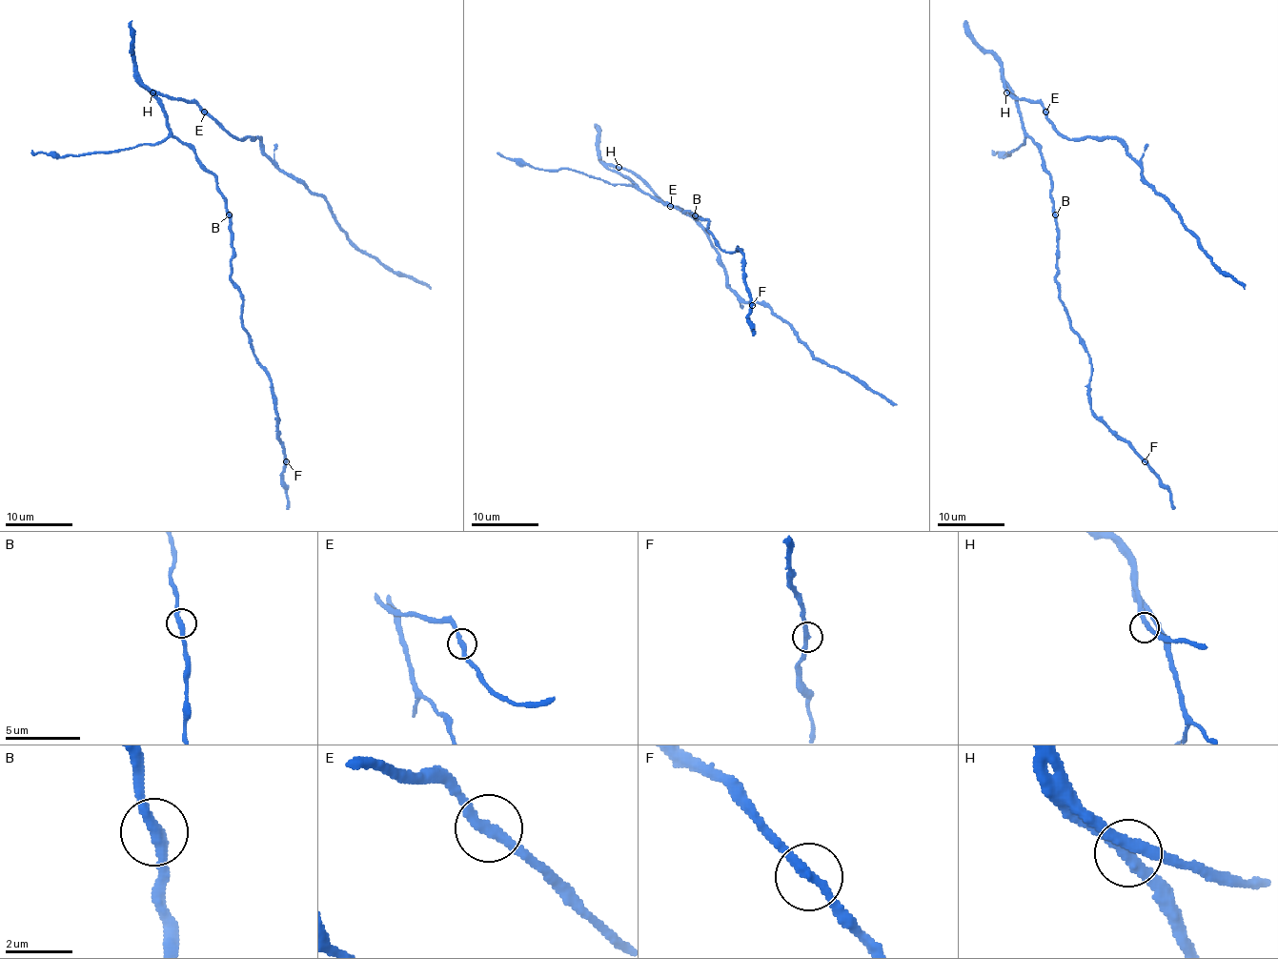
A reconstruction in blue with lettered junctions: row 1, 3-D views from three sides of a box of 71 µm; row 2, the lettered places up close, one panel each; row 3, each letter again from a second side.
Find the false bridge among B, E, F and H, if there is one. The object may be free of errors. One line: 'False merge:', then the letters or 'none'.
False merge: none

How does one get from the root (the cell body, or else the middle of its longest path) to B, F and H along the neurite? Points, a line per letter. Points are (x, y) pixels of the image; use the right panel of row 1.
B: (1020, 113), (1022, 129), (1040, 151), (1042, 166), (1050, 175), (1050, 197), (1055, 214)
F: (1020, 113), (1022, 129), (1040, 151), (1051, 182), (1055, 282), (1070, 328), (1089, 357), (1090, 409), (1145, 461)
H: (1020, 113), (1016, 96), (1009, 90), (1006, 92)

